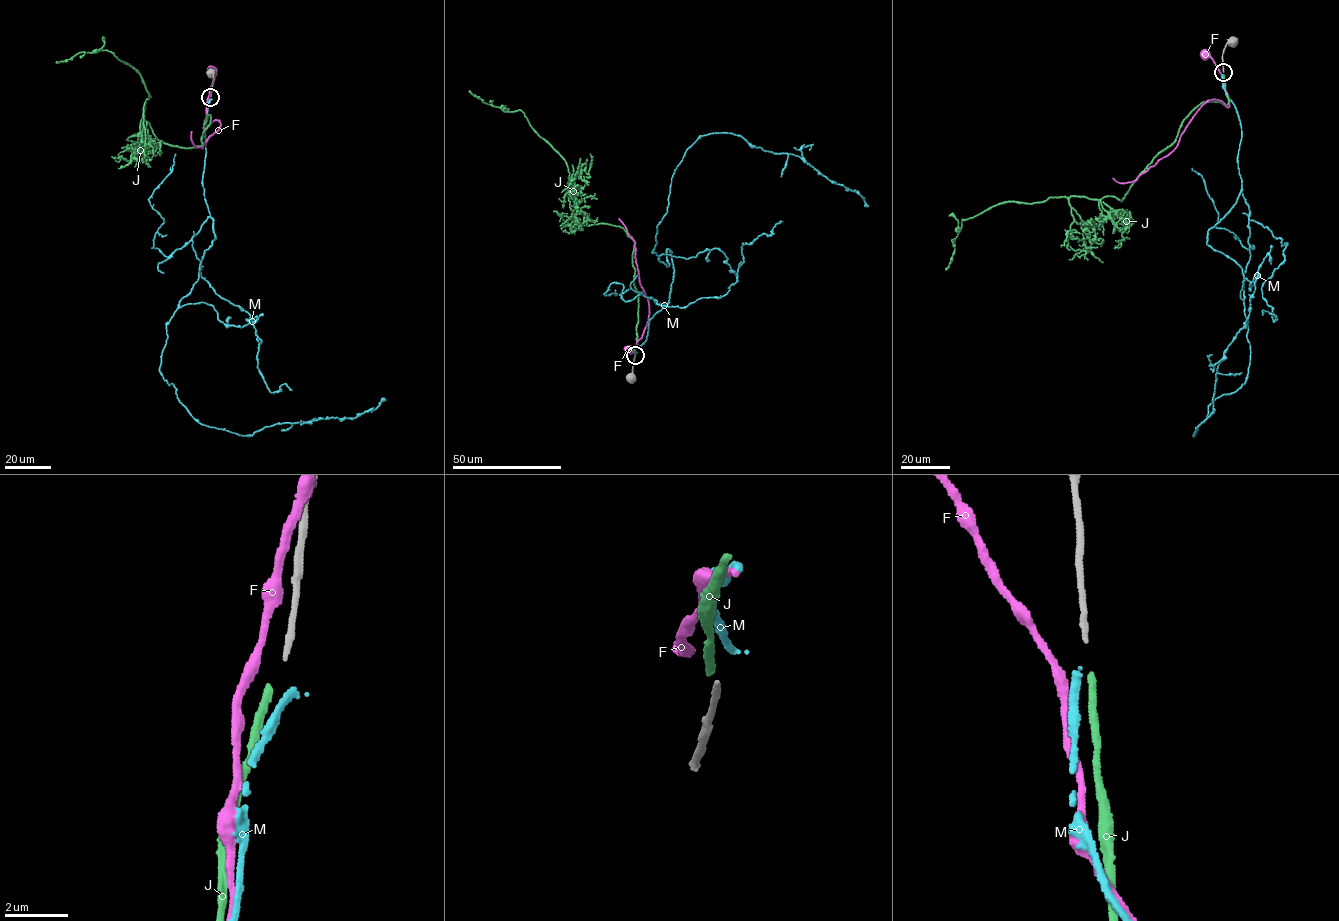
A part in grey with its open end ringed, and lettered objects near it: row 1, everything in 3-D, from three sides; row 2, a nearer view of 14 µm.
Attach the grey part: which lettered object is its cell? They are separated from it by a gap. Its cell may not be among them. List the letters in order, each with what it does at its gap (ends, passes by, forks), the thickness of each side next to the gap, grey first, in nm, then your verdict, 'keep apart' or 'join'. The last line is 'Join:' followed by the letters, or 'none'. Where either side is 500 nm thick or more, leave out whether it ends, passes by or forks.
F: it passes by; calibres 180 and 280 nm; keep apart
J: it ends; calibres 180 and 240 nm; keep apart
M: it ends; calibres 180 and 240 nm; keep apart
Join: none

